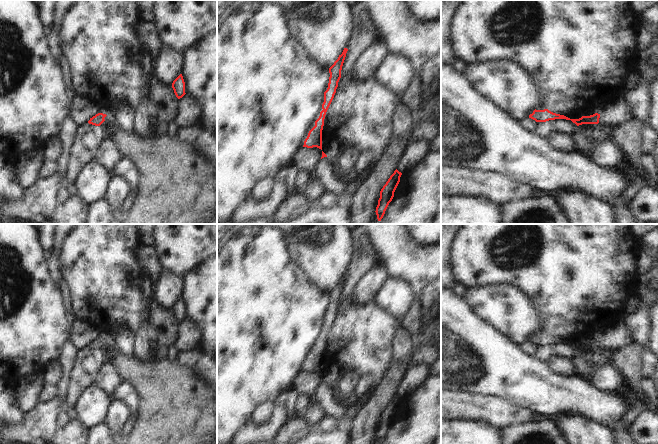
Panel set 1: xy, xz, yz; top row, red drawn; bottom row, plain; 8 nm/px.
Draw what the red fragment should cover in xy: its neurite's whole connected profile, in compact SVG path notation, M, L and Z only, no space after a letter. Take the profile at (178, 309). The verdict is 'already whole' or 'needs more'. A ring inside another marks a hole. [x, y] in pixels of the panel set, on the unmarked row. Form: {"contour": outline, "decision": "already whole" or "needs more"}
{"contour": "M180 298L172 307L172 312L178 323L182 322L185 317L185 306L182 298Z", "decision": "already whole"}

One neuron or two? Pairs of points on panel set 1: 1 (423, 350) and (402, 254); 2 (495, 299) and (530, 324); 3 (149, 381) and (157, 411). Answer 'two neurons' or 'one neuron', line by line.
1: one neuron
2: one neuron
3: one neuron

